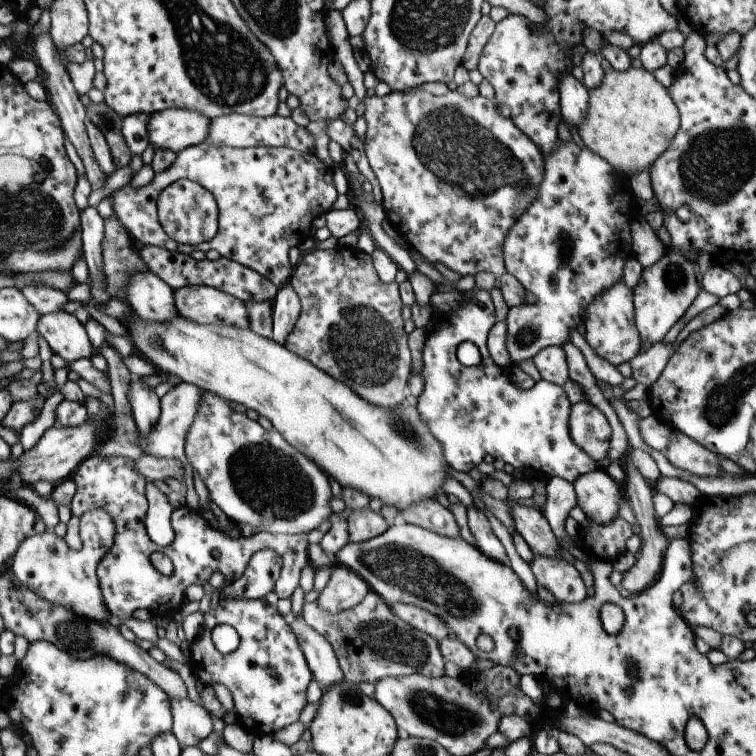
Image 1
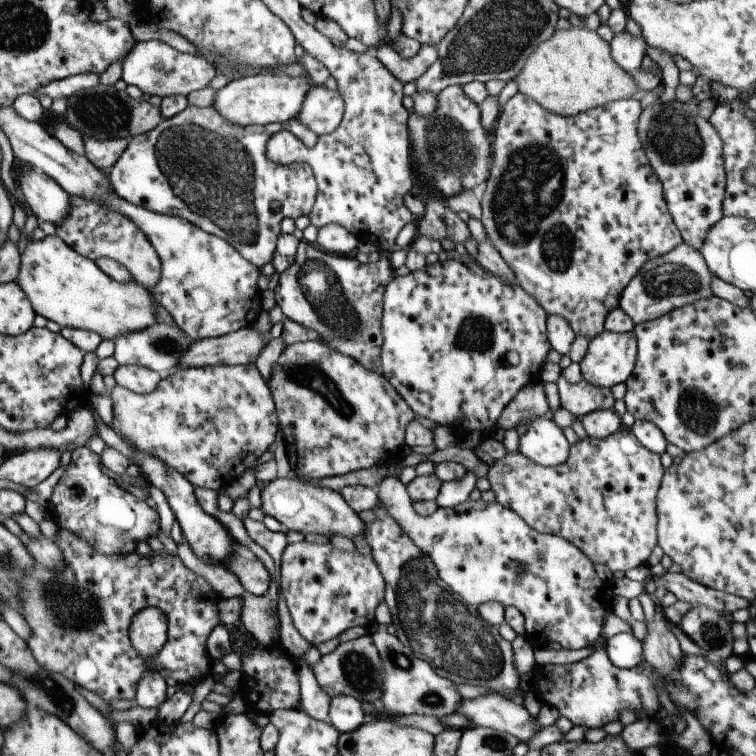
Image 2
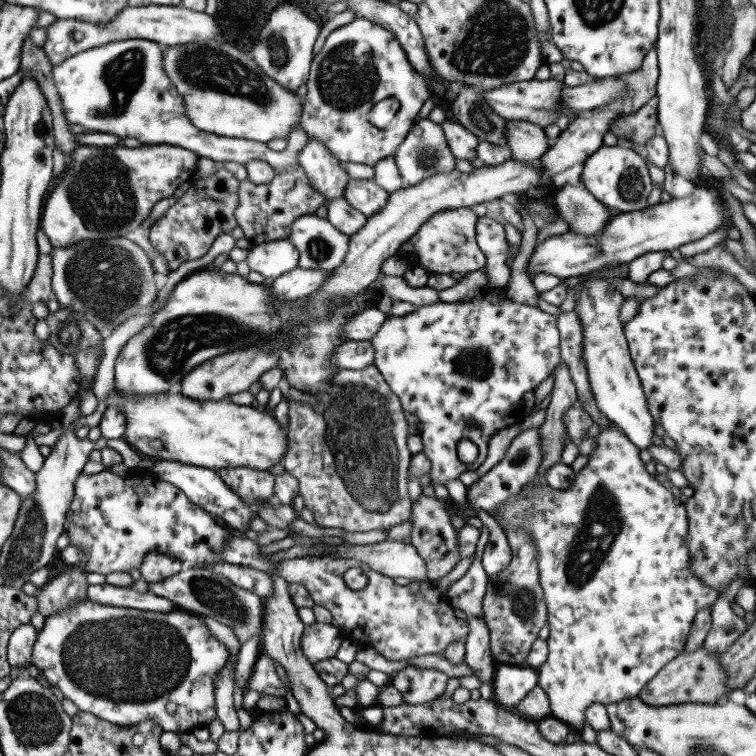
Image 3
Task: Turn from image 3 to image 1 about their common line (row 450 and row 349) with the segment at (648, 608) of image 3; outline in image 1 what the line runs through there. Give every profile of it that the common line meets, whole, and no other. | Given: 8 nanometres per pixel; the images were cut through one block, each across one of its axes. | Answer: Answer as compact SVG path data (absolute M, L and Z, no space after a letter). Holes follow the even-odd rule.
M619 279L606 288L606 291L595 296L584 310L585 342L599 358L607 360L614 367L628 362L640 352L640 336L635 326L632 296L632 289L627 288L627 285Z

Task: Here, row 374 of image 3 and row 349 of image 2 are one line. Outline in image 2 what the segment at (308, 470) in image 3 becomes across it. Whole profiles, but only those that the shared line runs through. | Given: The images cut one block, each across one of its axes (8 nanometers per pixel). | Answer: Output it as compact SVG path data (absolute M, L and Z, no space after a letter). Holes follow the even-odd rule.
M298 241L298 245L296 248L296 253L294 256L294 261L289 265L289 268L286 268L279 276L276 283L276 286L272 291L274 292L274 301L277 306L279 306L279 310L282 312L283 318L288 318L305 328L311 329L315 331L318 335L318 338L321 340L321 343L327 345L329 348L332 348L334 351L339 351L342 355L347 355L351 357L353 360L356 360L365 370L368 371L377 371L378 368L378 360L381 352L383 337L380 329L380 320L382 319L382 296L387 286L387 283L393 278L393 269L391 265L389 265L387 252L379 251L378 260L373 263L359 263L355 257L352 256L341 256L334 255L331 253L325 253L321 251L317 246L314 246L312 243L307 243L306 241L300 242Z

